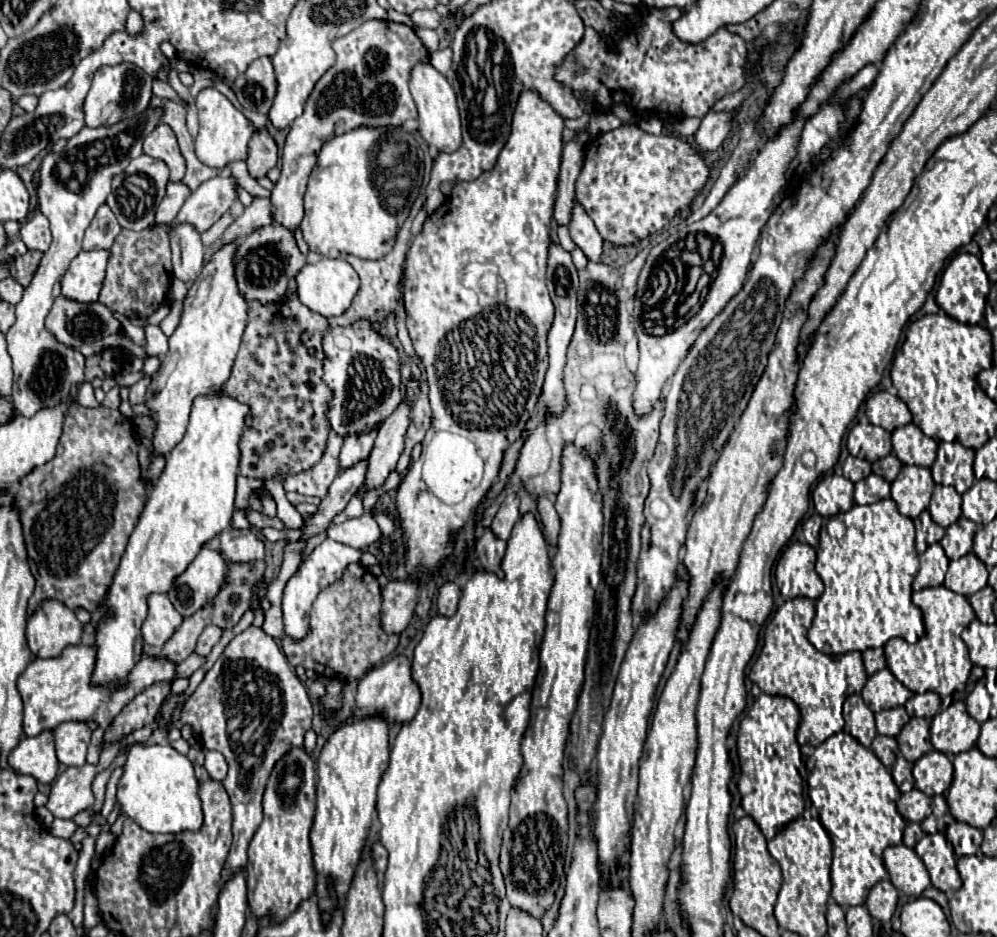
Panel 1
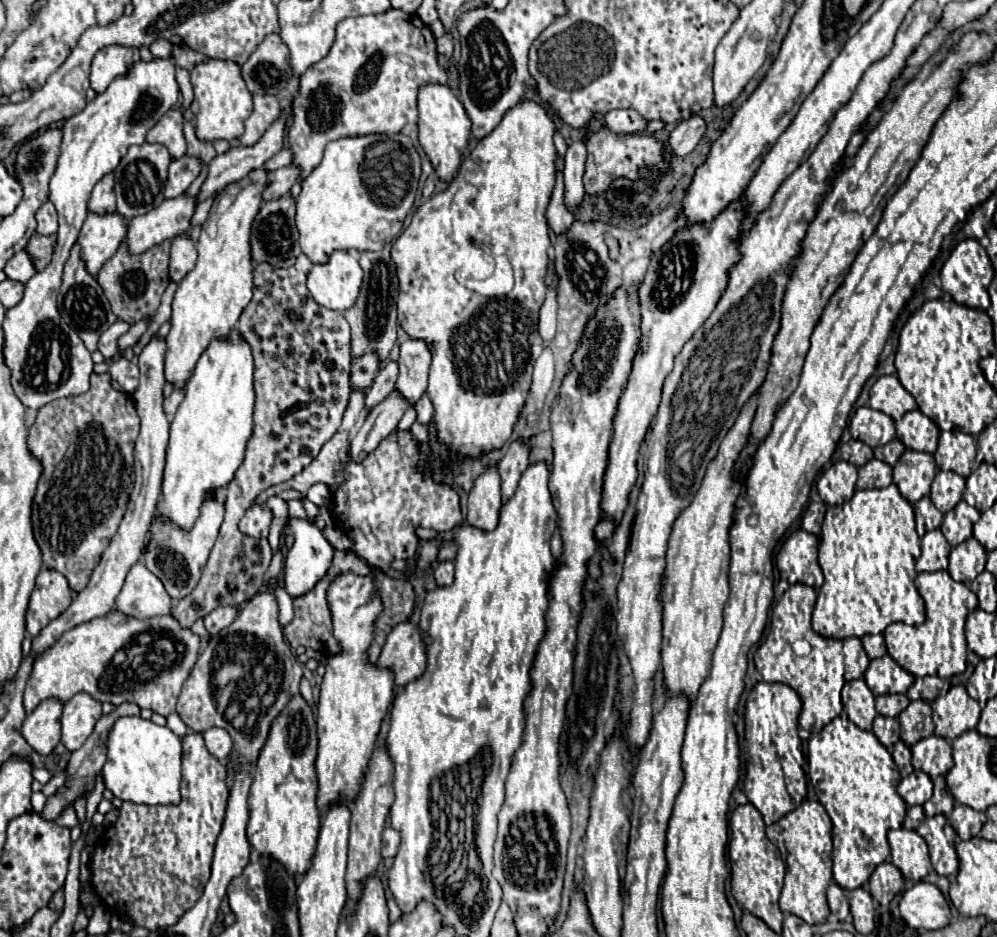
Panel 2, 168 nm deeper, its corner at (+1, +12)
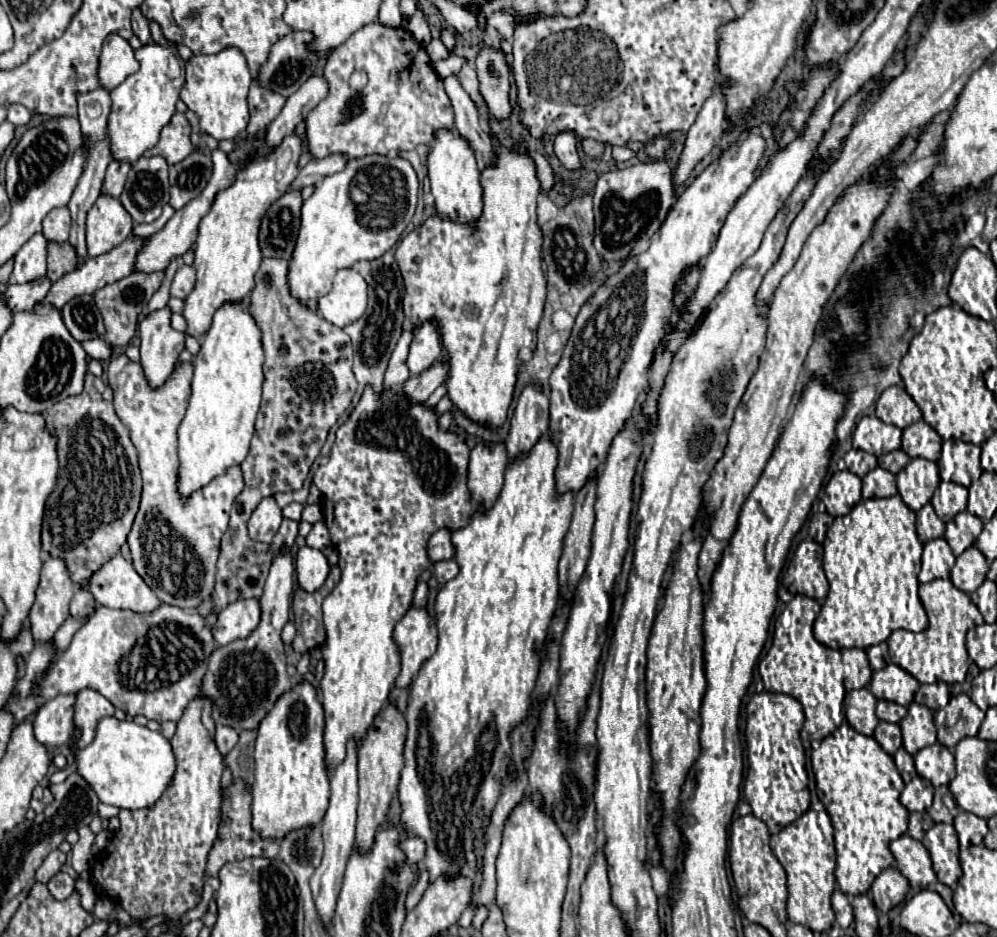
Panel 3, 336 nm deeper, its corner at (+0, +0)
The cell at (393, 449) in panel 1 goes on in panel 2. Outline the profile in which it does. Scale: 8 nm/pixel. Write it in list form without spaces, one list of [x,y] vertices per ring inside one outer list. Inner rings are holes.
[[[405,340],[401,344],[399,356],[399,380],[395,384],[397,392],[403,392],[411,404],[415,404],[427,388],[427,376],[431,366],[431,352],[425,340]]]

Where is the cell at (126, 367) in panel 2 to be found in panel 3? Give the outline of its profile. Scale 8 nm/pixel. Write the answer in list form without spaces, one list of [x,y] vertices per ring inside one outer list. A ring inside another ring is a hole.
[[[126,356],[112,358],[108,366],[108,384],[114,390],[116,414],[130,428],[130,438],[140,454],[140,470],[144,480],[140,510],[136,514],[132,532],[128,534],[132,564],[160,598],[160,602],[178,606],[182,610],[194,610],[202,600],[210,598],[220,538],[228,528],[228,514],[234,498],[244,488],[240,466],[232,466],[224,476],[214,478],[188,500],[178,496],[176,430],[188,406],[190,380],[190,362],[178,366],[166,384],[158,390],[152,390],[146,384],[142,366],[128,360]]]

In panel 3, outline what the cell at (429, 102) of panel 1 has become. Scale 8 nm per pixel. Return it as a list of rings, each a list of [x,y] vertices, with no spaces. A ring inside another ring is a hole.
[[[436,130],[434,144],[430,148],[428,160],[428,178],[432,184],[432,196],[436,198],[436,210],[442,216],[448,216],[456,222],[474,222],[482,212],[482,186],[480,170],[476,166],[474,150],[468,140],[456,130]]]

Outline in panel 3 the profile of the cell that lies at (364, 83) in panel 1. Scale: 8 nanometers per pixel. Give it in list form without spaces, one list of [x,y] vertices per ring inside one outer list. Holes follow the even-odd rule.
[[[378,22],[366,24],[328,56],[322,76],[328,82],[328,96],[306,116],[306,144],[314,160],[328,158],[330,154],[344,154],[344,158],[360,158],[368,154],[414,150],[418,144],[432,144],[434,130],[454,128],[454,112],[444,92],[442,80],[432,70],[432,62],[424,44],[420,44],[404,28],[388,28]],[[354,72],[368,74],[368,84],[362,90],[352,90],[348,84]]]

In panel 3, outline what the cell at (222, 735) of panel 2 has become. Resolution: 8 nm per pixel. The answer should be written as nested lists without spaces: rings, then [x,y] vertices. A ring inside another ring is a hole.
[[[218,726],[216,728],[216,736],[214,736],[214,742],[216,742],[216,748],[222,756],[226,756],[238,742],[238,732],[228,728],[228,726]]]

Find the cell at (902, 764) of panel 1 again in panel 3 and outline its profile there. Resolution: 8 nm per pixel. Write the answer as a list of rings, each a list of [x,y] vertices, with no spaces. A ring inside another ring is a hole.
[[[900,748],[900,750],[894,754],[894,762],[896,762],[896,768],[898,768],[900,776],[904,778],[904,782],[908,782],[908,780],[912,780],[912,778],[916,776],[914,760],[912,760],[912,756],[910,756],[904,748]]]

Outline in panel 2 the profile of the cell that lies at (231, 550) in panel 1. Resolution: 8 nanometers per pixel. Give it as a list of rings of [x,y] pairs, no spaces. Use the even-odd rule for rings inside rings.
[[[255,504],[255,506],[251,506],[251,508],[245,512],[245,516],[241,518],[239,530],[241,530],[243,534],[247,534],[247,536],[253,536],[253,538],[267,538],[271,520],[273,520],[273,512],[271,512],[267,506]]]

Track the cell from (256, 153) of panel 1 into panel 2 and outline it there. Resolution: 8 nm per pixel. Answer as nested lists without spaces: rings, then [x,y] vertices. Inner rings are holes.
[[[255,94],[253,96],[253,112],[245,120],[245,132],[241,136],[241,144],[255,144],[259,136],[271,126],[271,120],[279,116],[279,100],[273,94]]]

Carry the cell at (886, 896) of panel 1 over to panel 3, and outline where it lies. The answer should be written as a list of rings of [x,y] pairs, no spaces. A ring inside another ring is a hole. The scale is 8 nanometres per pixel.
[[[886,868],[884,872],[880,872],[880,876],[876,876],[872,884],[876,908],[882,906],[884,896],[888,896],[894,906],[900,904],[906,898],[906,892],[908,892],[908,880],[896,868]]]

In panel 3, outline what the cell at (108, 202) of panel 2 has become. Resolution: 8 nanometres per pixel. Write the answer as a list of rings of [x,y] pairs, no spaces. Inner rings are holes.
[[[112,160],[112,164],[106,170],[106,178],[104,178],[104,188],[102,194],[118,198],[122,194],[124,182],[126,182],[126,174],[130,170],[130,164],[120,164],[116,160]]]

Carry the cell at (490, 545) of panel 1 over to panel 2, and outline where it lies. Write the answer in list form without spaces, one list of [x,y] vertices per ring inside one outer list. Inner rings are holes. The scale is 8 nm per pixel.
[[[487,466],[483,474],[479,474],[469,492],[467,504],[467,522],[477,528],[491,530],[499,520],[501,508],[501,478],[497,466]]]

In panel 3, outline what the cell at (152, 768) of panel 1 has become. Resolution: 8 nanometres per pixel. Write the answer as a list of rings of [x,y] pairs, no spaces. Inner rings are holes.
[[[114,716],[102,718],[94,742],[84,750],[74,752],[74,756],[78,762],[78,774],[94,788],[100,802],[126,810],[152,808],[152,804],[156,804],[156,800],[168,790],[176,772],[172,746],[160,732],[152,732],[136,722],[120,722]]]

